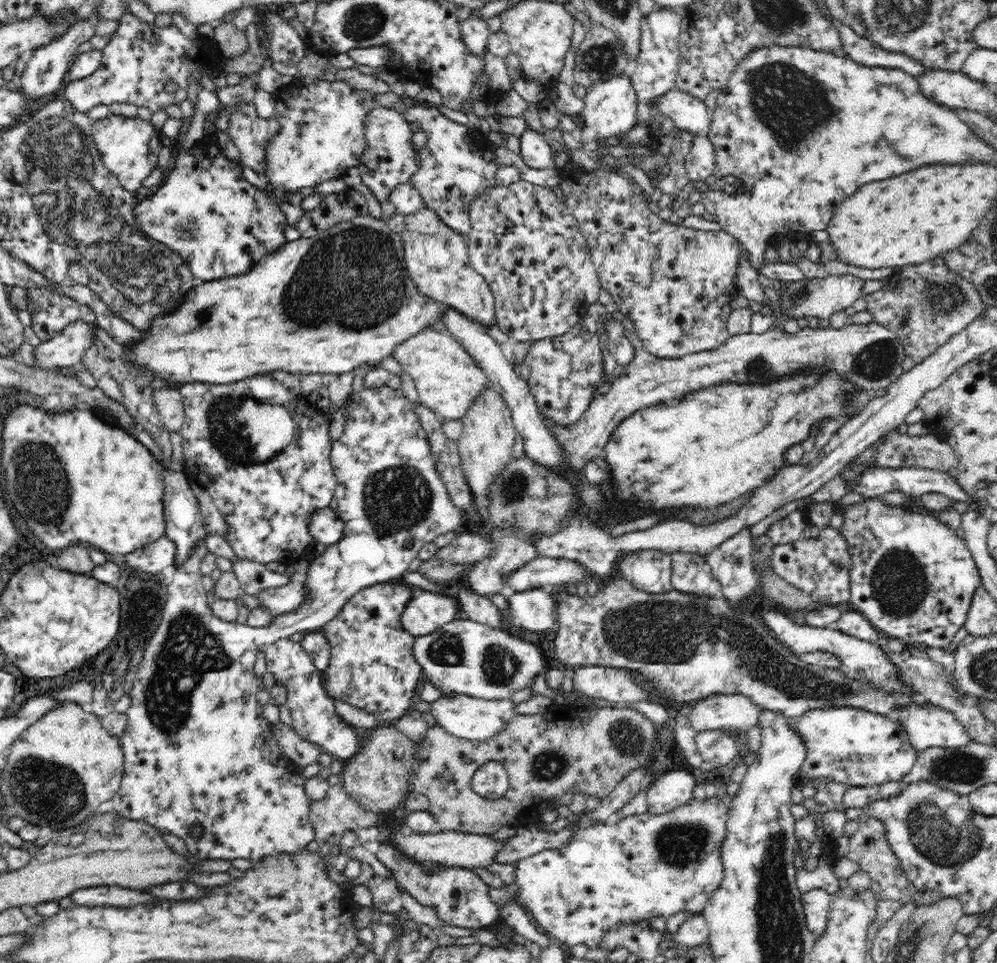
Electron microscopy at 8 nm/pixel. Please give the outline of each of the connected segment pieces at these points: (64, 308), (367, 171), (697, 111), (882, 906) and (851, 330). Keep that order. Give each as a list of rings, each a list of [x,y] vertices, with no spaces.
[[[26,285],[26,306],[32,332],[42,341],[52,341],[71,322],[81,319],[80,303],[64,293],[45,285]]]
[[[378,106],[364,118],[366,148],[362,151],[357,168],[360,180],[379,202],[389,200],[390,193],[398,184],[406,184],[420,170],[422,157],[412,140],[410,123],[395,109]]]
[[[678,88],[656,102],[658,112],[670,117],[675,129],[695,137],[708,137],[712,127],[711,112],[703,100]]]
[[[863,817],[859,821],[860,829],[853,836],[849,837],[850,853],[848,857],[858,863],[860,870],[867,873],[871,879],[871,889],[879,895],[878,899],[878,920],[884,923],[906,902],[913,900],[917,889],[911,885],[900,861],[892,853],[892,848],[886,843],[886,830],[880,821],[874,818]]]
[[[624,316],[621,321],[624,337],[634,347],[634,360],[618,370],[610,393],[594,398],[576,426],[567,428],[550,423],[552,435],[556,435],[556,439],[566,449],[569,466],[579,470],[596,456],[602,455],[603,448],[616,426],[640,408],[654,406],[666,400],[677,400],[698,392],[700,388],[706,390],[718,384],[758,386],[809,373],[814,375],[817,371],[838,375],[840,379],[846,379],[864,391],[877,391],[898,380],[904,373],[902,364],[907,356],[900,338],[892,330],[872,321],[867,324],[853,323],[841,330],[807,327],[795,334],[788,334],[783,326],[774,326],[764,334],[754,334],[752,331],[736,334],[714,350],[668,359],[649,354],[636,337],[634,325],[628,317]]]

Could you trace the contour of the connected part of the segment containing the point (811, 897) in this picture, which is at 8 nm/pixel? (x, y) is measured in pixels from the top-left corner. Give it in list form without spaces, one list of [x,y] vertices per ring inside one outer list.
[[[820,889],[810,890],[802,894],[801,903],[806,926],[816,936],[824,932],[831,899],[832,896]]]

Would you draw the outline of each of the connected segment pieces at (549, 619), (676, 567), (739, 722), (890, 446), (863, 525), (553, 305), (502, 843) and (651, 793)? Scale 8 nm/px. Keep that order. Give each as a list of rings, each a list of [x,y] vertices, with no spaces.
[[[536,588],[510,592],[510,624],[530,630],[548,632],[557,628],[557,604],[555,590]]]
[[[690,552],[671,554],[673,590],[704,598],[721,598],[719,582],[714,578],[704,556]]]
[[[744,694],[713,695],[690,704],[689,715],[696,732],[705,730],[727,730],[748,732],[760,724],[763,708]]]
[[[895,430],[890,432],[890,436],[879,446],[875,463],[870,464],[867,467],[855,466],[849,469],[849,465],[846,466],[844,473],[845,483],[851,483],[860,476],[862,470],[870,468],[871,466],[879,466],[886,468],[900,468],[900,467],[923,467],[931,470],[938,470],[944,473],[948,473],[952,468],[957,468],[959,464],[958,455],[956,451],[944,440],[936,437],[934,434],[926,435],[924,437],[909,437],[905,434],[898,434]]]
[[[864,497],[849,504],[839,515],[842,525],[837,531],[846,543],[851,560],[848,569],[851,610],[864,616],[881,635],[896,637],[906,647],[923,645],[935,653],[939,652],[940,648],[952,641],[958,628],[965,624],[972,593],[981,583],[965,540],[956,535],[956,529],[935,515],[888,505],[879,497]]]
[[[520,179],[518,182],[513,182],[508,186],[494,185],[479,192],[476,200],[472,201],[469,208],[469,218],[471,219],[471,229],[466,235],[466,244],[469,250],[470,266],[489,284],[491,293],[494,297],[494,314],[495,323],[498,328],[508,335],[509,338],[520,342],[540,341],[548,338],[556,338],[567,334],[574,326],[586,316],[587,310],[596,304],[598,296],[600,296],[601,282],[595,269],[592,257],[590,256],[586,237],[578,230],[575,219],[568,214],[568,211],[563,205],[563,201],[556,195],[554,187],[533,184],[532,182]]]
[[[441,831],[436,834],[419,833],[416,836],[403,836],[401,833],[396,833],[390,836],[390,840],[405,854],[421,863],[428,861],[429,863],[448,864],[472,871],[473,868],[488,868],[496,863],[496,856],[506,847],[510,839],[496,840],[490,835]]]
[[[672,770],[646,786],[648,814],[666,814],[692,800],[692,788],[698,782],[686,770]]]

